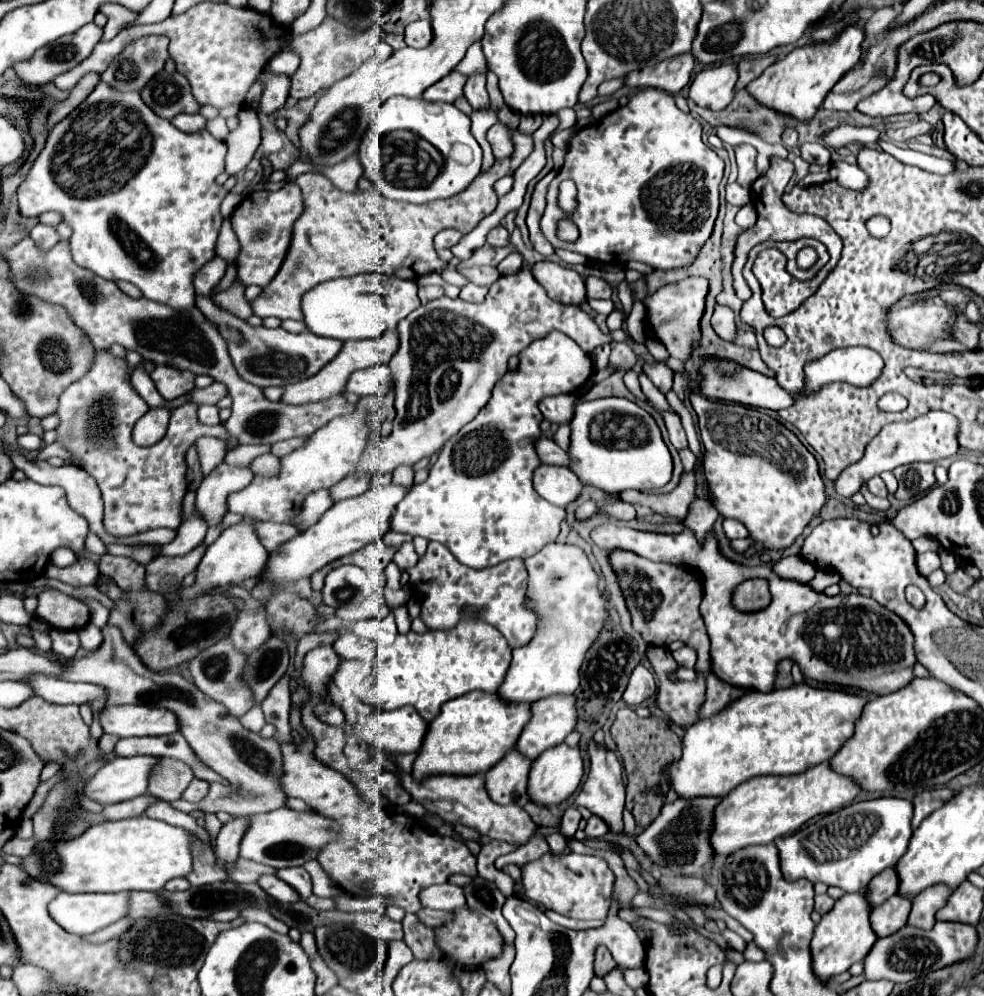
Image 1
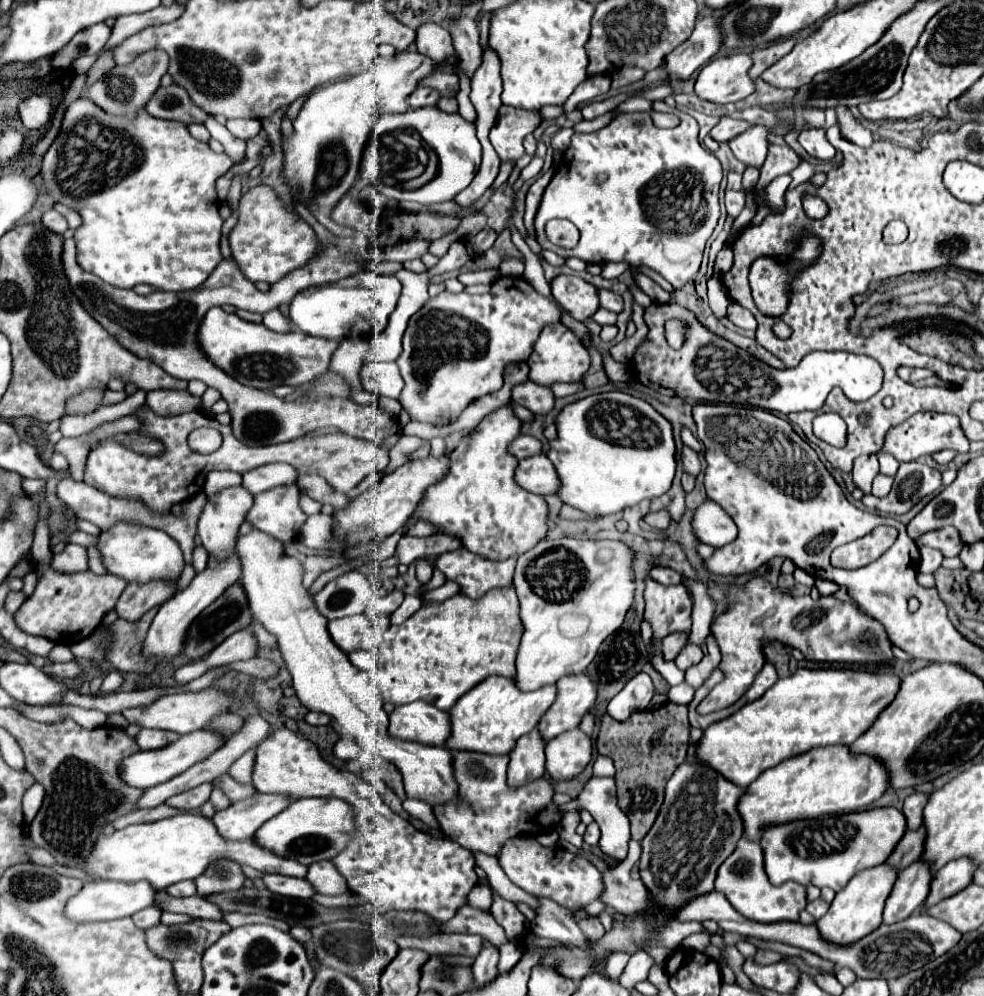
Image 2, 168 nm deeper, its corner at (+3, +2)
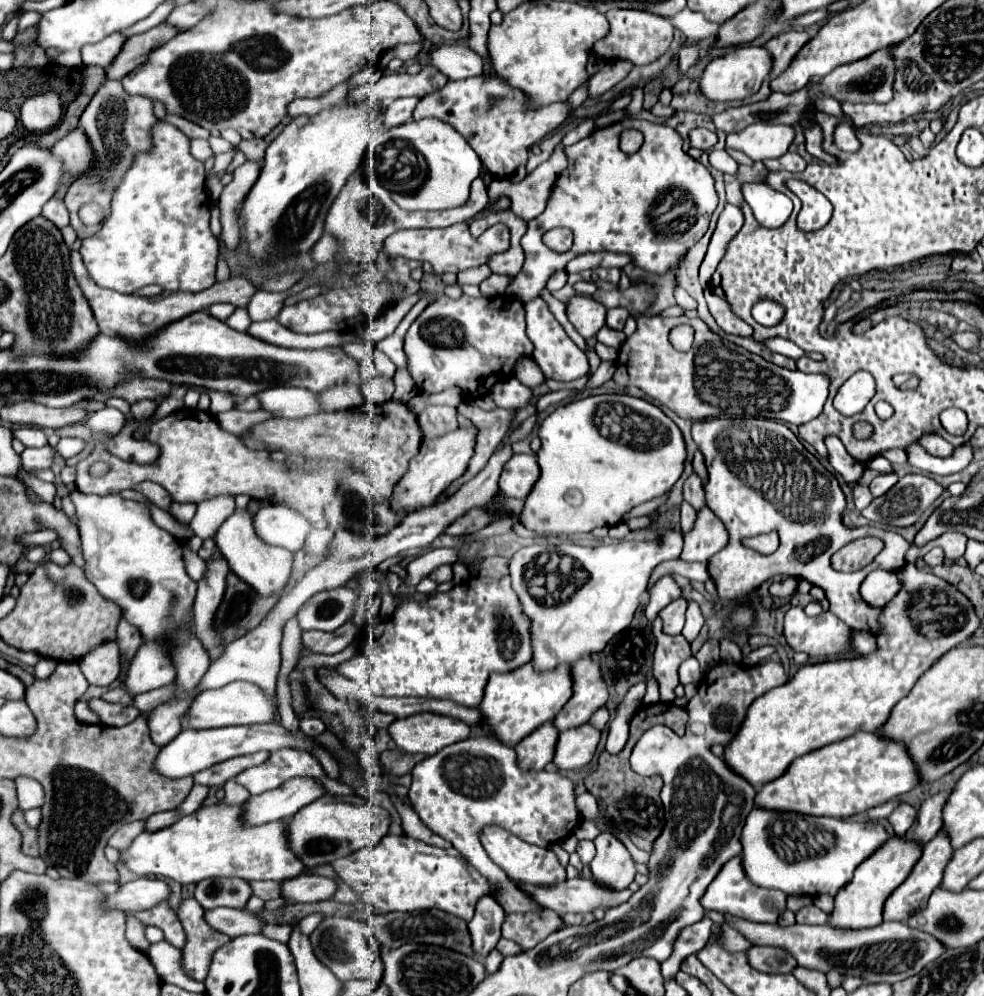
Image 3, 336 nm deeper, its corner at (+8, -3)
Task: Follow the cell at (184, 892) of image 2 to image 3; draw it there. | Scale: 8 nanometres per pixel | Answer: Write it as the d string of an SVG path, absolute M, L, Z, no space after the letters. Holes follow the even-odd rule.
M182 900L178 918L186 930L186 946L182 950L184 958L184 970L194 978L194 980L204 980L212 962L214 952L224 946L230 938L218 930L214 930L206 920L204 920L204 908L194 900Z

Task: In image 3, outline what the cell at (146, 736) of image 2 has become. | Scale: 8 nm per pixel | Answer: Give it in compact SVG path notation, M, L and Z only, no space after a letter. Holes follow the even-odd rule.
M78 490L70 498L76 506L86 578L106 600L122 610L122 618L140 630L144 642L162 640L170 644L176 690L168 702L152 710L148 720L152 740L158 746L166 746L182 732L180 718L190 710L196 698L194 690L210 666L206 650L188 626L198 584L186 574L182 542L154 524L150 506L144 502L124 500L118 494L96 496Z

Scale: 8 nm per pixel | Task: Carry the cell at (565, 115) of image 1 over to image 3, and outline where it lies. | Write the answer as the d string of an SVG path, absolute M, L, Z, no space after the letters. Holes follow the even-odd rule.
M610 10L606 14L612 30L608 38L596 42L594 54L604 60L630 60L636 66L658 60L674 40L674 28L668 18L656 18L656 14L640 10Z

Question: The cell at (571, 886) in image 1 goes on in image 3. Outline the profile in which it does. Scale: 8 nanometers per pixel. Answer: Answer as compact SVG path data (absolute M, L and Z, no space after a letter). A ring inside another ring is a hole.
M486 826L480 832L480 842L482 842L486 854L490 856L490 860L494 864L498 864L508 874L508 878L512 878L516 882L532 882L532 884L550 886L556 882L564 882L564 878L566 878L566 870L560 866L560 862L552 850L528 844L500 826Z

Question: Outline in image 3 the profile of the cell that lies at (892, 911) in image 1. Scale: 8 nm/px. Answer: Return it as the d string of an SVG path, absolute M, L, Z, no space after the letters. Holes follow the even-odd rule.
M940 830L936 834L936 838L932 838L930 842L924 844L924 852L920 856L920 860L916 862L914 870L910 872L910 876L904 880L904 884L900 884L886 900L886 906L884 906L884 920L900 920L900 922L906 922L916 910L924 908L930 894L940 886L942 882L942 874L944 874L944 868L948 864L948 860L952 858L954 854L954 848L950 844L950 838L946 834L946 830Z

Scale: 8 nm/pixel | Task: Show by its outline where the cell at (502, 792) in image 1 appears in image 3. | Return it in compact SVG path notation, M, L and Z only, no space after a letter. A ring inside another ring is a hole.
M544 722L542 726L538 726L532 734L528 734L514 746L520 758L520 766L524 766L524 770L546 768L548 762L552 762L554 758L556 740L558 740L558 730L554 722Z

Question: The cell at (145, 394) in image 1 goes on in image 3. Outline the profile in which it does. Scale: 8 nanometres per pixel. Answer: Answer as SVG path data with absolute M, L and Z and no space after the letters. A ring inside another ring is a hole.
M62 438L62 440L58 442L58 446L56 446L56 452L58 452L64 460L68 460L68 458L72 458L72 456L78 456L82 450L84 450L84 442L78 440L78 438Z

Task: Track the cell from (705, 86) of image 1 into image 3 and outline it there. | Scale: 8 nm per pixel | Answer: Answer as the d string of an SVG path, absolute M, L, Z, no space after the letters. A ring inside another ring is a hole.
M740 46L724 56L712 58L712 62L706 66L702 80L700 80L700 90L716 102L726 102L726 100L742 100L754 92L758 92L760 84L768 78L768 72L772 70L772 54L762 48L762 46Z

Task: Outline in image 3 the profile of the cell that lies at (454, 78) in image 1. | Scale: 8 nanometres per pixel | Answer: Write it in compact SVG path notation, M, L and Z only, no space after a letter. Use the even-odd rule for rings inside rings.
M400 98L400 100L386 104L382 126L394 128L394 126L400 126L400 124L406 124L408 120L412 120L412 110L414 110L416 102L418 102L416 98Z

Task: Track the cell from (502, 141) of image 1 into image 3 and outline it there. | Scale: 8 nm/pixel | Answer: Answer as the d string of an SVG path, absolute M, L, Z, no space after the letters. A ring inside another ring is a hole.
M492 72L484 76L472 76L468 80L450 80L436 94L422 98L416 104L412 118L438 118L450 124L466 138L466 142L472 146L492 176L508 178L516 172L518 166L526 164L528 148L560 128L570 114L572 108L568 102L538 106L538 110L526 108L524 94L518 88L512 88L496 72Z

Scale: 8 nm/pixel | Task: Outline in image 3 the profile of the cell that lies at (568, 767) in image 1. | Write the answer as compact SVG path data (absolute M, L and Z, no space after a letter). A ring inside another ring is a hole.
M582 724L578 728L560 732L554 754L556 768L562 772L584 768L596 754L598 744L600 744L600 730L596 730L592 724Z

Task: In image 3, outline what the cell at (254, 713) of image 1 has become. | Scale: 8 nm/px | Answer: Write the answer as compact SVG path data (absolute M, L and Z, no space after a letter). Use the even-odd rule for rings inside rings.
M256 752L256 754L248 754L248 756L238 756L238 758L230 758L226 762L220 762L218 766L210 766L206 770L196 772L194 782L196 784L204 784L204 786L222 786L224 782L232 780L236 774L240 774L242 770L250 768L250 766L258 766L262 764L270 754L268 752Z

